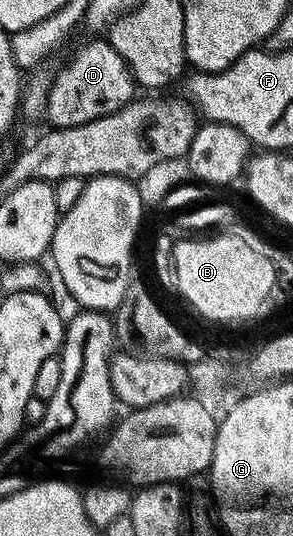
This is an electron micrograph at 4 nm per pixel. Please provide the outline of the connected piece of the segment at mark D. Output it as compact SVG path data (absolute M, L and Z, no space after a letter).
M93 38L90 44L85 44L61 69L57 77L52 77L49 86L49 96L45 100L44 119L49 119L49 124L54 128L65 128L81 126L83 123L91 122L93 119L103 118L104 115L113 114L121 107L127 106L130 100L134 99L135 81L127 62L119 55L119 50L111 46L108 39Z

